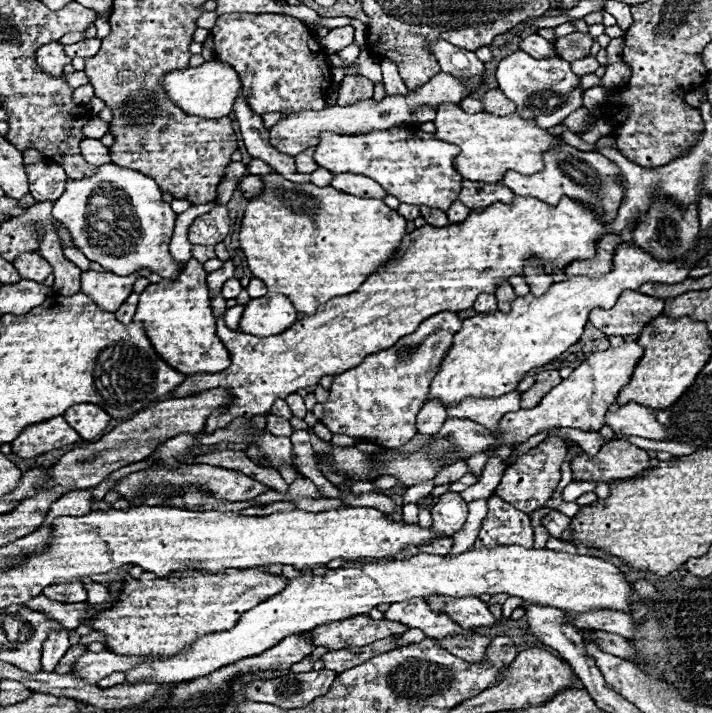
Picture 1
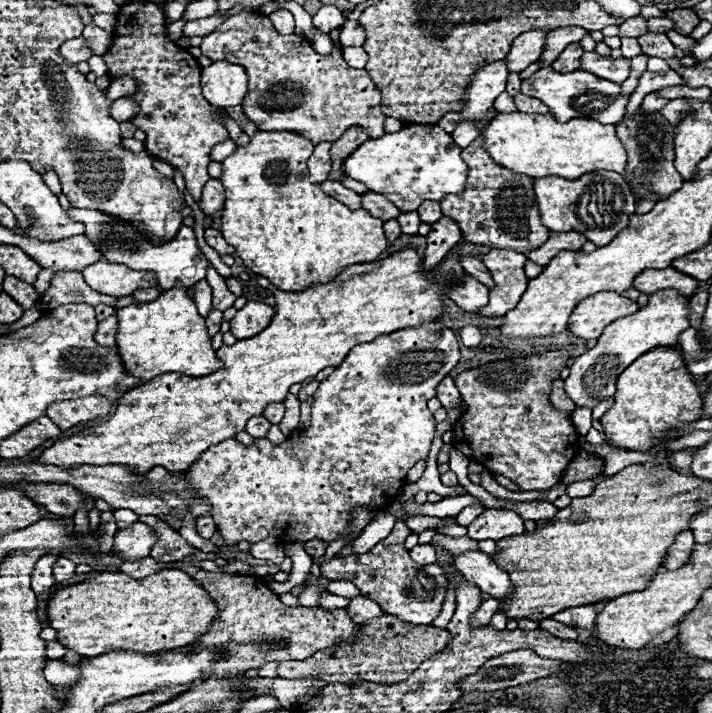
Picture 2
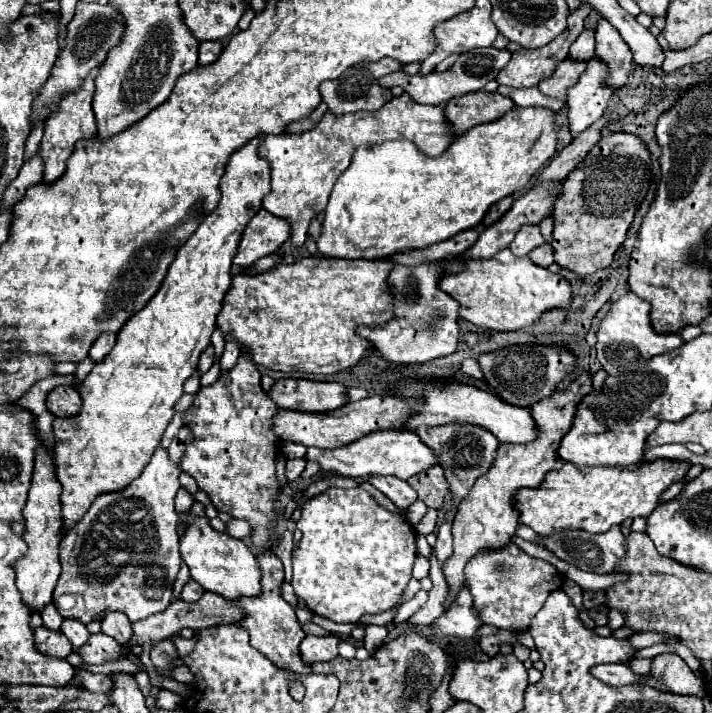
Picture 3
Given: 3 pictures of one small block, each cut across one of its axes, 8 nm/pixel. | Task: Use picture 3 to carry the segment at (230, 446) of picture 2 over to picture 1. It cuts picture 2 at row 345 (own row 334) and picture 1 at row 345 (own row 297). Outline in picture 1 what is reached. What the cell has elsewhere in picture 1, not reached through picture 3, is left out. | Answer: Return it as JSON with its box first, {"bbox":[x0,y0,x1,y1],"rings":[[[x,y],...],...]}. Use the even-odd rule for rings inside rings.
{"bbox":[322,312,462,448],"rings":[[[442,312],[442,314],[430,316],[416,328],[416,332],[398,340],[398,344],[394,344],[392,348],[374,352],[366,356],[358,366],[334,376],[334,382],[330,386],[330,396],[324,404],[322,424],[328,426],[332,434],[358,436],[382,448],[402,448],[404,444],[408,444],[416,432],[416,414],[424,406],[432,378],[438,370],[438,364],[446,356],[448,348],[452,346],[452,338],[460,330],[460,324],[462,320],[458,318],[456,312]]]}

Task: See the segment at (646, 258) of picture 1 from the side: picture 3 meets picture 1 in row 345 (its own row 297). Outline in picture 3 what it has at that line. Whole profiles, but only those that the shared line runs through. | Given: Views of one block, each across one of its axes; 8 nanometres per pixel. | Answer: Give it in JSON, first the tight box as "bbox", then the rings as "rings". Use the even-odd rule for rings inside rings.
{"bbox":[440,248,572,332],"rings":[[[508,248],[488,260],[468,258],[462,272],[442,276],[440,290],[460,302],[460,318],[498,332],[532,326],[546,310],[568,308],[572,302],[572,284],[566,278],[536,266],[528,256],[516,258]]]}

